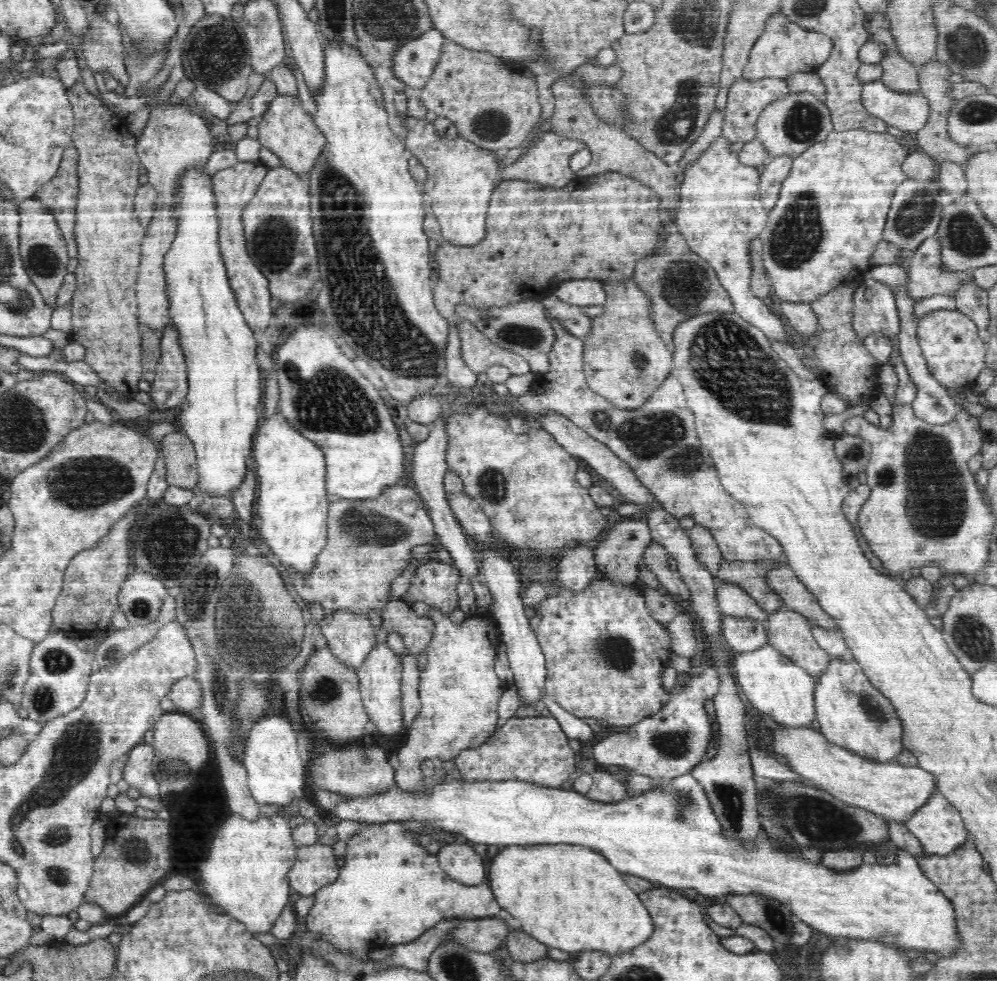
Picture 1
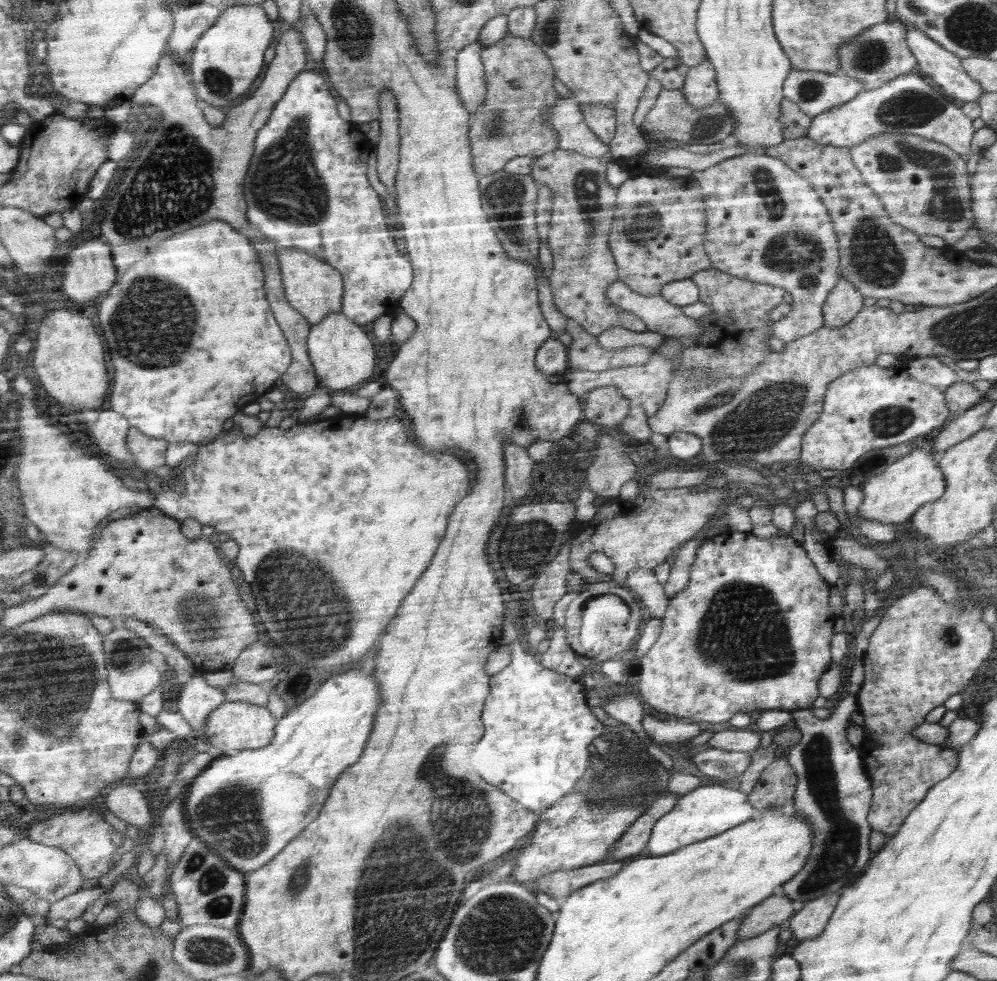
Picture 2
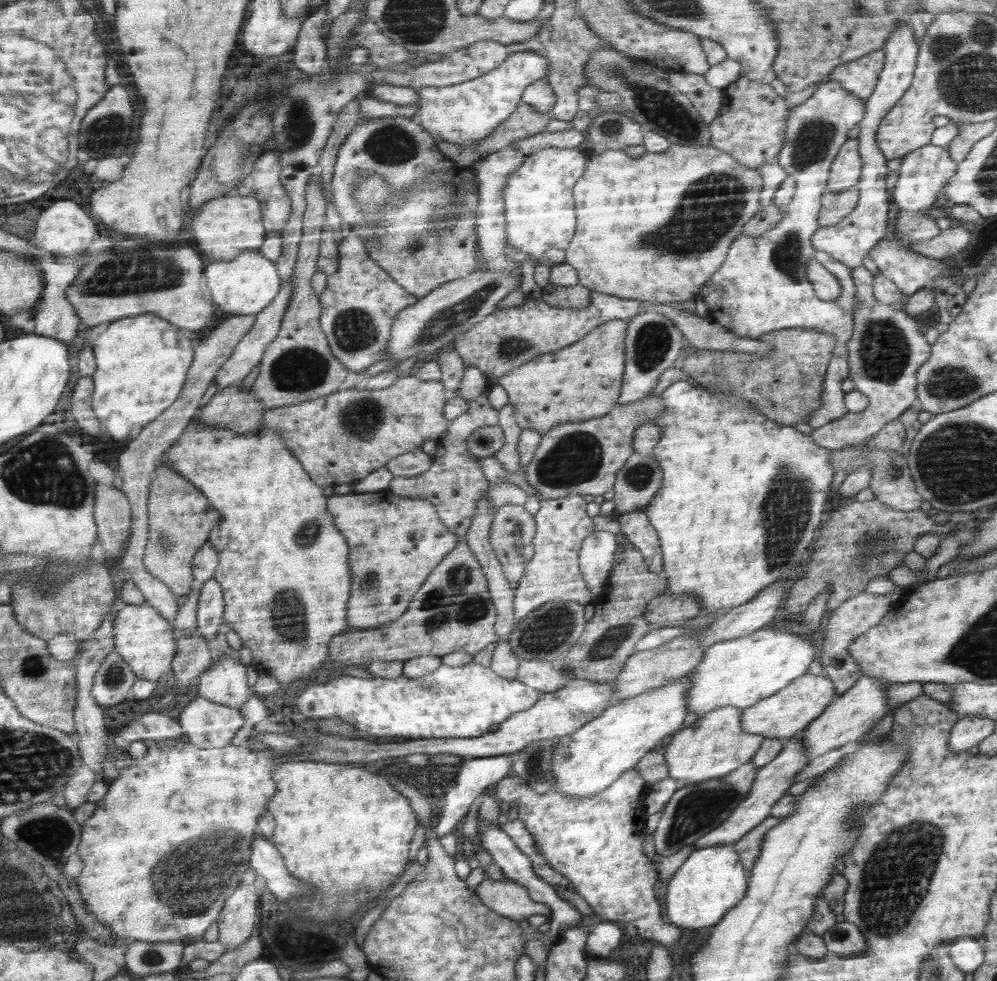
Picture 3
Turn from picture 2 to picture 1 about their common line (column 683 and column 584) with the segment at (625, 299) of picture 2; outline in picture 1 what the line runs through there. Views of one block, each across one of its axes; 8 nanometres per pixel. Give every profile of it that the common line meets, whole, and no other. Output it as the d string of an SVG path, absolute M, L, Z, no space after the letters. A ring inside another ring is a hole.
M548 295L542 298L541 303L545 313L550 313L552 319L558 319L564 329L576 337L585 337L592 328L592 318L584 313L581 306L564 302L556 295Z

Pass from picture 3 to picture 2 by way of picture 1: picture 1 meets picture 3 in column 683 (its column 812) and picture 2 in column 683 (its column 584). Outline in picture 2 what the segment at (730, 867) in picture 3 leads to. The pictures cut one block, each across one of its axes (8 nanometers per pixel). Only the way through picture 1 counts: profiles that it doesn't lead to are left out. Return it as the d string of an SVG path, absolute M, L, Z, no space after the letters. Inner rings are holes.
M720 784L702 786L682 795L676 806L668 814L656 821L652 829L646 848L652 856L664 856L674 853L675 850L695 842L706 841L707 838L715 837L717 834L726 833L735 826L742 825L750 820L754 814L754 808L745 792L739 789L732 790Z

